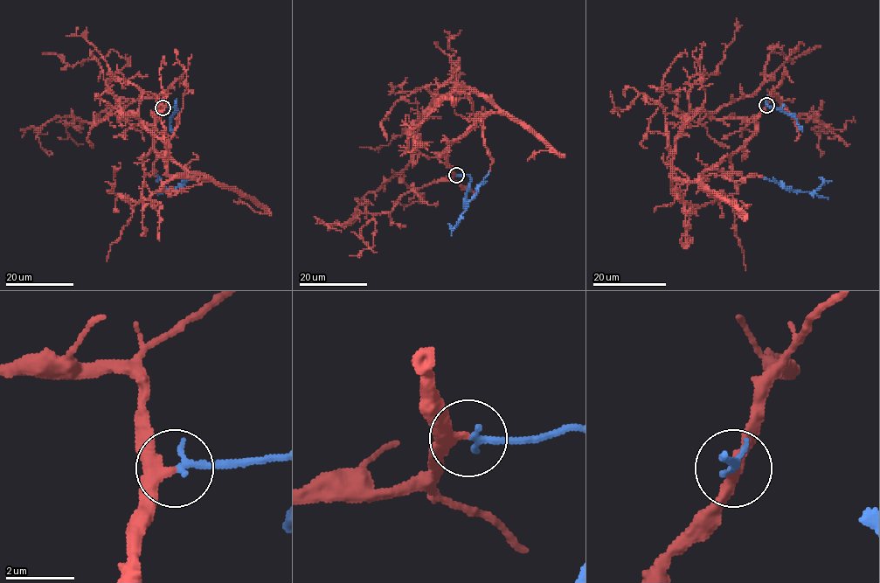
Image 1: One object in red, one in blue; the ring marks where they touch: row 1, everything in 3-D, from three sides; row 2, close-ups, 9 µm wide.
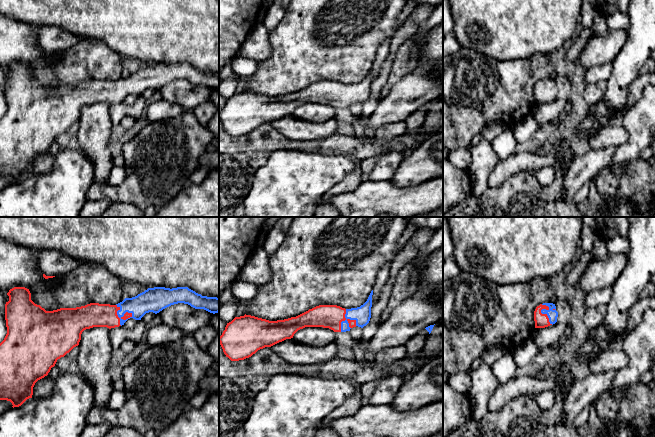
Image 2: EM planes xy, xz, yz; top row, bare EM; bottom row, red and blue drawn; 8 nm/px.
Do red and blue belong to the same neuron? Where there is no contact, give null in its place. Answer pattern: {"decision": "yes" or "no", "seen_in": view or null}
{"decision": "no", "seen_in": "xz"}

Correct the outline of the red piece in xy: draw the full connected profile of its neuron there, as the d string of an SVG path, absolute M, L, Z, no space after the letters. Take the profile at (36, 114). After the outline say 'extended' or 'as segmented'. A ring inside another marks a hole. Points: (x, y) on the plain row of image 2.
M14 63L7 71L9 72L9 77L5 80L7 110L0 119L0 176L10 177L13 184L21 182L27 175L32 174L35 159L48 151L58 135L79 121L84 106L93 103L111 105L121 102L117 91L120 83L117 81L90 79L76 84L46 87L31 76L31 69L25 63Z | as segmented

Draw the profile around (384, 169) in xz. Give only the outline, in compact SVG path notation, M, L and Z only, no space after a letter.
M391 151L382 155L380 160L375 164L372 169L370 180L371 181L388 181L393 177L395 170L403 159L403 154Z

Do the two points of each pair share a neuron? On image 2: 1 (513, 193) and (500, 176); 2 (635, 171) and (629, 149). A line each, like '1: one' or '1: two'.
1: two
2: two

